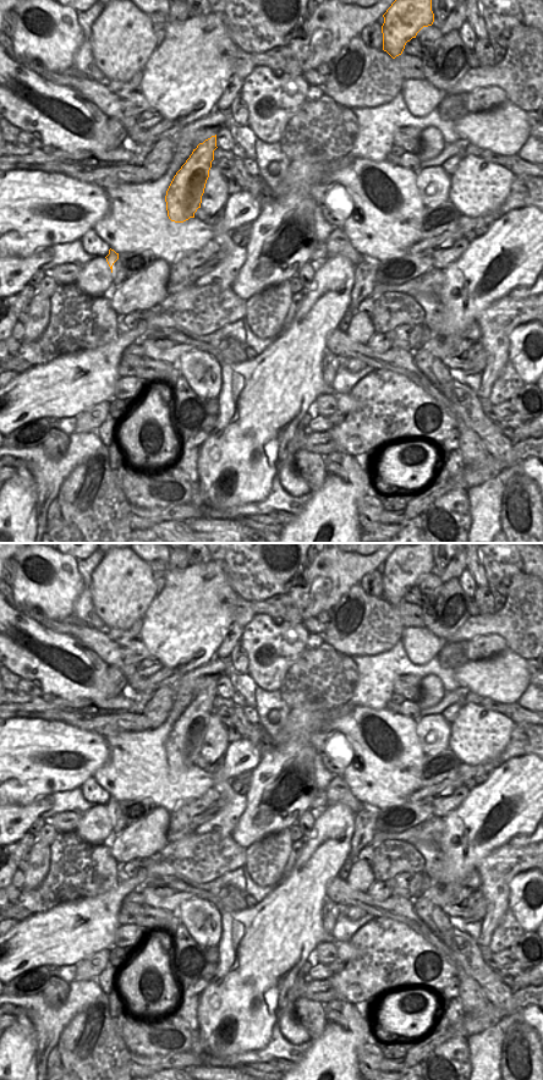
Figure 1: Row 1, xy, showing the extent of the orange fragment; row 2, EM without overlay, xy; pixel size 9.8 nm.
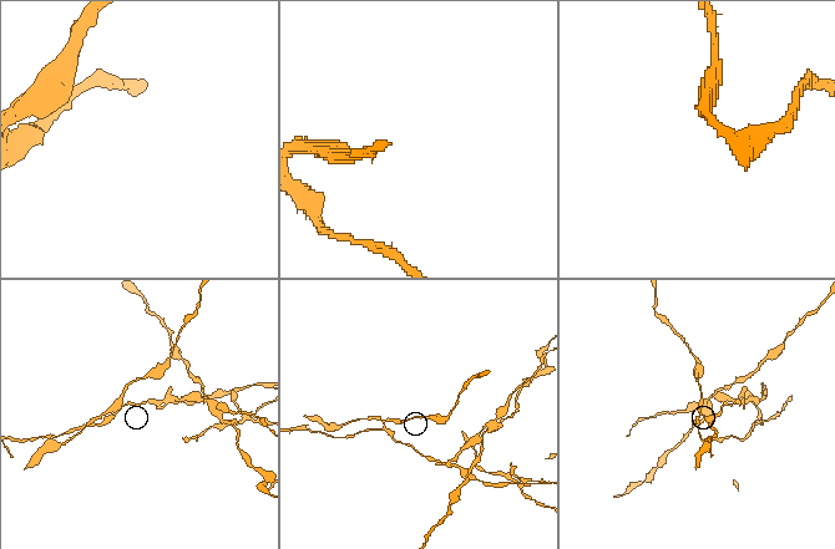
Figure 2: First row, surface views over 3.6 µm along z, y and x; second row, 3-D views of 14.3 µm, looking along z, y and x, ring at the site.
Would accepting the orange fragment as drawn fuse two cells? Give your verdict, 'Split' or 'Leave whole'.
Split.

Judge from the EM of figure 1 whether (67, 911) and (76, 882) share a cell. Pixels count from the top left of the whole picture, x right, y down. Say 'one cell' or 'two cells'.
two cells

